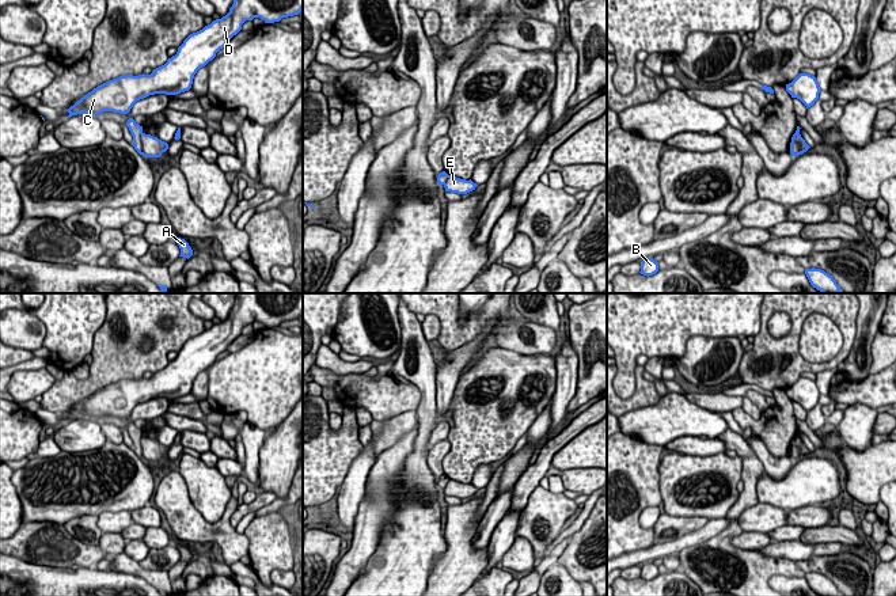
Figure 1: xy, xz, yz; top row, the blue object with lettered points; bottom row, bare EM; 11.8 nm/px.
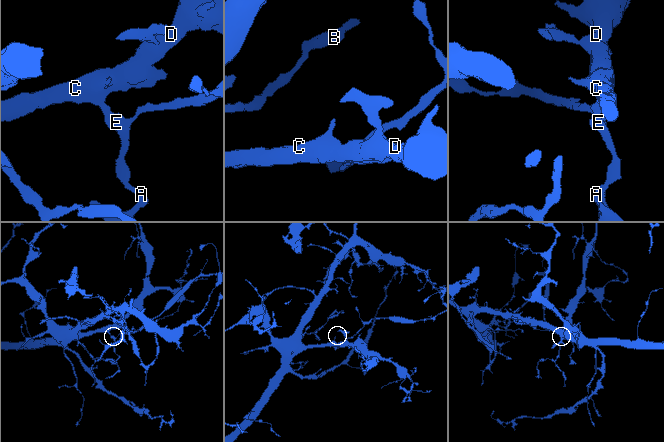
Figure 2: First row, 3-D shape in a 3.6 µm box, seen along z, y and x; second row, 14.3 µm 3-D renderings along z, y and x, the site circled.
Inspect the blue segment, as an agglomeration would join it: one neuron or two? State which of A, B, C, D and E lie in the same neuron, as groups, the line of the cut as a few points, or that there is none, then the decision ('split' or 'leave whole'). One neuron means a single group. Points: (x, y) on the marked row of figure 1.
groups A E / B C D; cut xy (141, 132), (140, 141), (144, 155); split

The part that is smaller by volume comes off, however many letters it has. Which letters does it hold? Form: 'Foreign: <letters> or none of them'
Foreign: A, E

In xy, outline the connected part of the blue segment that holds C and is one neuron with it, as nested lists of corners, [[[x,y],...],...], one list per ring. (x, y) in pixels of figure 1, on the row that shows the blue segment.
[[[234,0],[225,16],[190,34],[164,65],[151,75],[125,75],[98,86],[67,110],[68,118],[83,113],[128,114],[137,100],[149,95],[189,91],[197,71],[216,57],[246,20],[261,18],[265,23],[274,23],[301,11],[303,0]]]

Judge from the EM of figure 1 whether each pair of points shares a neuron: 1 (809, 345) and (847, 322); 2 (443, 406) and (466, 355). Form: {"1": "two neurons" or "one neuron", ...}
{"1": "two neurons", "2": "one neuron"}

